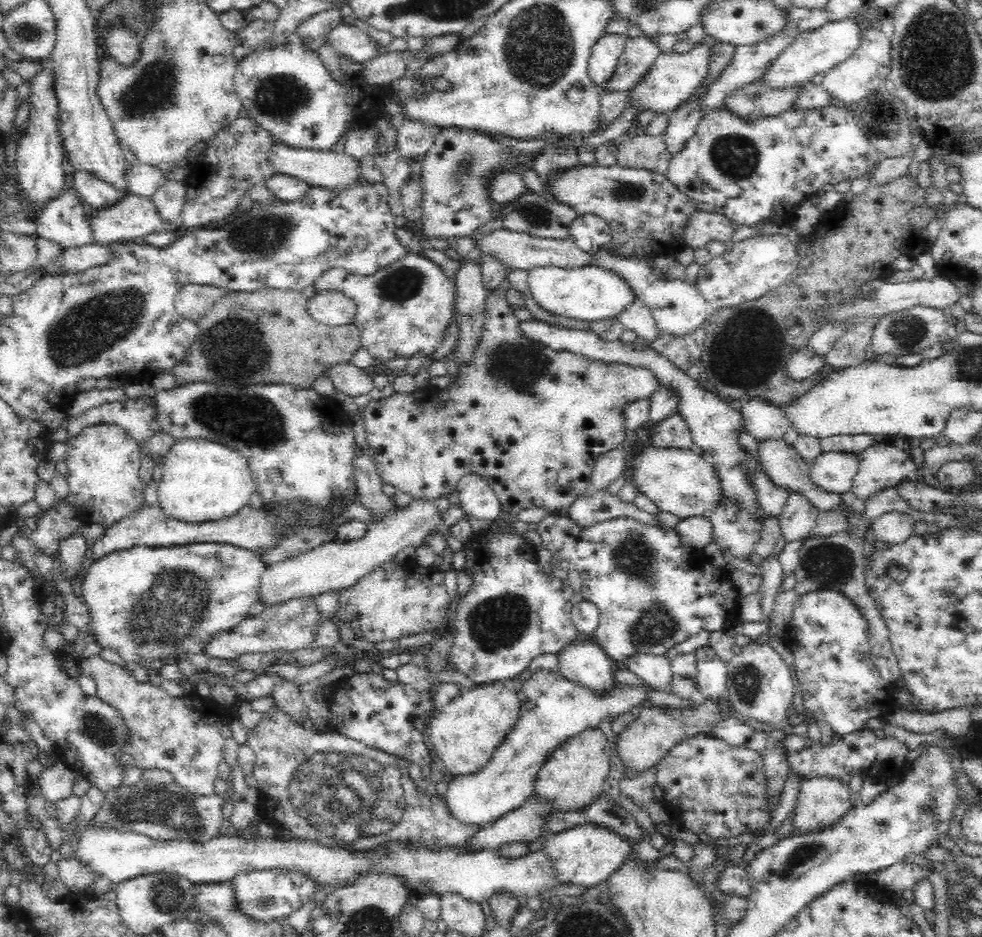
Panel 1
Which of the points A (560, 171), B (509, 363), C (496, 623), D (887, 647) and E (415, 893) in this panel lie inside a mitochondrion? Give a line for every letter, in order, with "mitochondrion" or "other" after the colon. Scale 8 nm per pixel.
A: other
B: mitochondrion
C: mitochondrion
D: other
E: other

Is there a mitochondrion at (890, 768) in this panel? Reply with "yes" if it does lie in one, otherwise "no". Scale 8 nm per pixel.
no

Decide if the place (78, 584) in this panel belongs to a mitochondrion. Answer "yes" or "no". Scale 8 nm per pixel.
no

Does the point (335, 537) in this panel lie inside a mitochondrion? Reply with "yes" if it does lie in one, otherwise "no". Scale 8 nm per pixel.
no

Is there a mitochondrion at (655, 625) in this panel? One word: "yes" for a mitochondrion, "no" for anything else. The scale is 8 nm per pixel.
yes

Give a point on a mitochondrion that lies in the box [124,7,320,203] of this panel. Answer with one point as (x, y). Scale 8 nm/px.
(280, 97)

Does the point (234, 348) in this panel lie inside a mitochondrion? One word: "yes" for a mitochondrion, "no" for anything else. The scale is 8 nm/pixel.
yes

